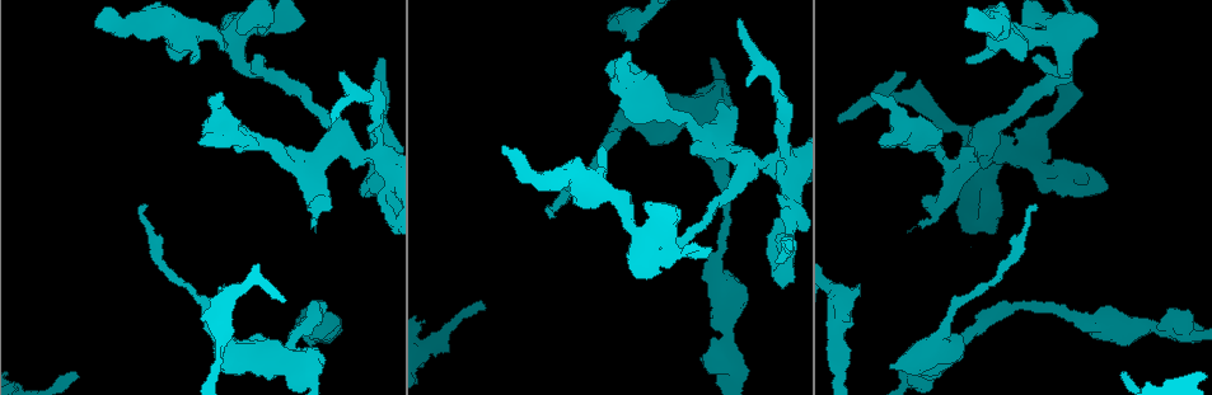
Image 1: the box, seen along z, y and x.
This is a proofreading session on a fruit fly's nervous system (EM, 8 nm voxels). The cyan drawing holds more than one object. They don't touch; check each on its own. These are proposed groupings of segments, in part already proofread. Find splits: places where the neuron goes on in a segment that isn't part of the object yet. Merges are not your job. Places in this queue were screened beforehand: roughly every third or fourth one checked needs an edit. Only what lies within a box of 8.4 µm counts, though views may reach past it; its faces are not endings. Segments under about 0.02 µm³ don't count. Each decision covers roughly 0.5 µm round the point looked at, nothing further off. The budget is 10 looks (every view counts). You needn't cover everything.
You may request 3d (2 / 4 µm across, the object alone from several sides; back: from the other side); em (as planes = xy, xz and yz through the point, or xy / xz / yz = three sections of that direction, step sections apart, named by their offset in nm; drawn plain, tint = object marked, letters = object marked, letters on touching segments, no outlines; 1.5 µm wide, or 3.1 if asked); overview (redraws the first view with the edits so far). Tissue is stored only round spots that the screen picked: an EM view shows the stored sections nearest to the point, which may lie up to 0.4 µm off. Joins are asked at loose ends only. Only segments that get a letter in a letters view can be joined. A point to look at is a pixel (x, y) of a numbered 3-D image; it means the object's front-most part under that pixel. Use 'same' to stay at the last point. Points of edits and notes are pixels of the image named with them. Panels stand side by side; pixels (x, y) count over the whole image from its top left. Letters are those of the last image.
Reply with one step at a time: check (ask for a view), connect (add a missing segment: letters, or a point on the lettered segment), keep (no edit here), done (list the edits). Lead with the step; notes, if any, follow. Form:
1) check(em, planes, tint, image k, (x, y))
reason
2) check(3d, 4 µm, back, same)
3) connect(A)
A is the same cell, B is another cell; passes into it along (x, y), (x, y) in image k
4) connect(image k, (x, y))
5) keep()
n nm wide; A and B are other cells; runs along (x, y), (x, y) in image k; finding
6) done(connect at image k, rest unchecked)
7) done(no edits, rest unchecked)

check(3d, 2 µm, image 1, (1036, 206))

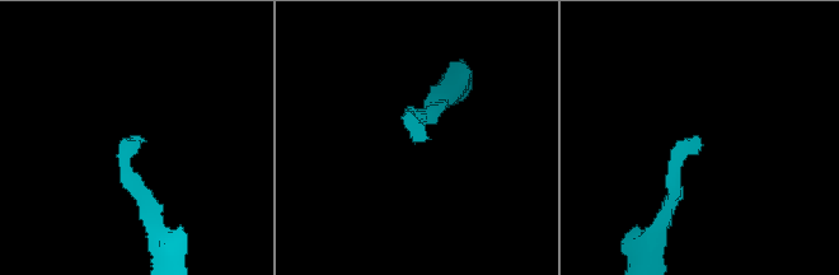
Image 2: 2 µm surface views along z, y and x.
check(em, planes, plain, image 2, (144, 139))
shape alone is not enough

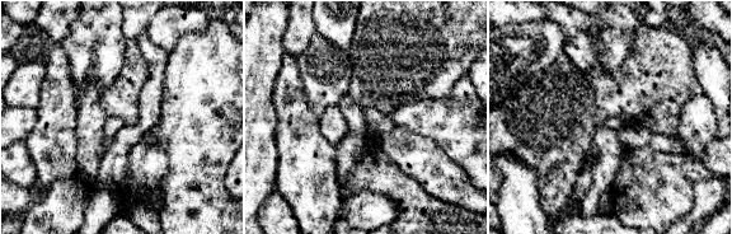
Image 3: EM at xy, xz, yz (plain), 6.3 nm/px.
check(em, planes, letters, same)

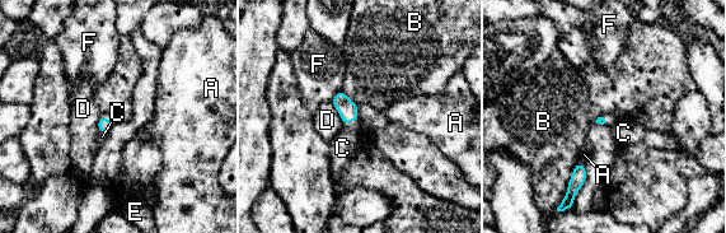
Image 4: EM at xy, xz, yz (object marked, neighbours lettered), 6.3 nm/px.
keep()
A, B, C, D, E and F are other cells; border along (98, 130), (106, 133) in image 4; none of them fits

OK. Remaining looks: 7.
check(em, planes, letters, image 1, (222, 369))
an open end

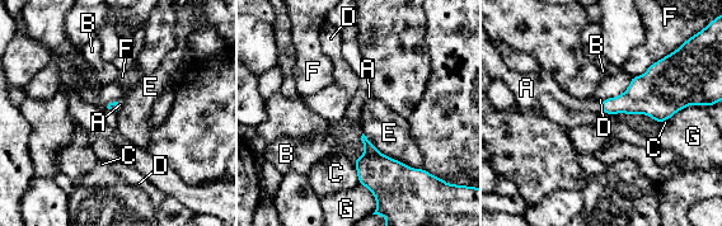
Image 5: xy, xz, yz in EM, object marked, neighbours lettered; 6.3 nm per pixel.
connect(A)
E touches over 440 nm; A is the same cell, B, C, D, E, F and G are other cells; passes into it along (640, 98), (601, 107), (586, 104) in image 5; it goes on there

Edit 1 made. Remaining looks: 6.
check(overview)

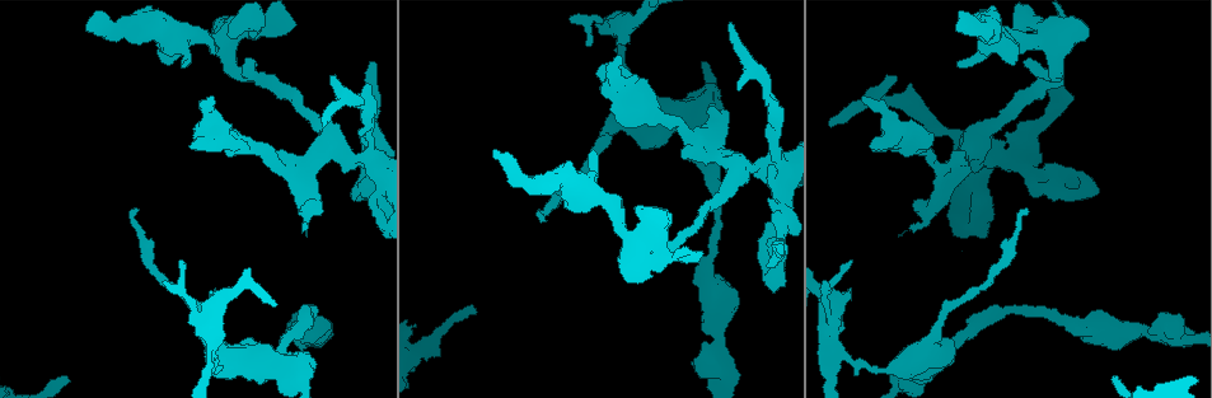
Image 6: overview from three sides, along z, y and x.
check(em, planes, letters, image 6, (307, 351))
stops while still wide

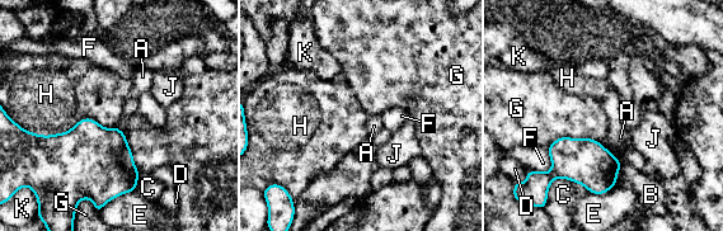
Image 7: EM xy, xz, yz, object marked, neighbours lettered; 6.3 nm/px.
keep()
A, B, C, D, E, F, G, H, J and K are other cells; border along (547, 146), (591, 137), (620, 161) in image 7; none of them fits

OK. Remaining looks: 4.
check(em, planes, letters, image 6, (374, 66))
an open end

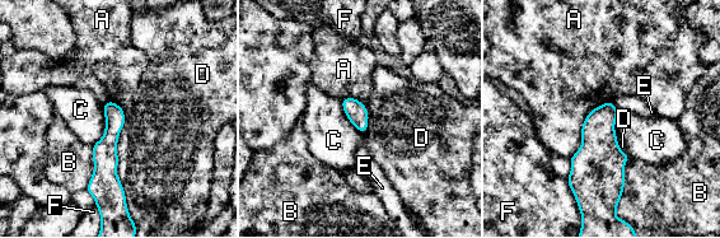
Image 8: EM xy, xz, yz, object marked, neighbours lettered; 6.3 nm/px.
keep()
A, B, C, D, E and F are other cells; runs along (111, 104), (110, 192) in image 8; no lettered segment goes on from it

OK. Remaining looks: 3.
done(connect at image 5, rest unchecked)

